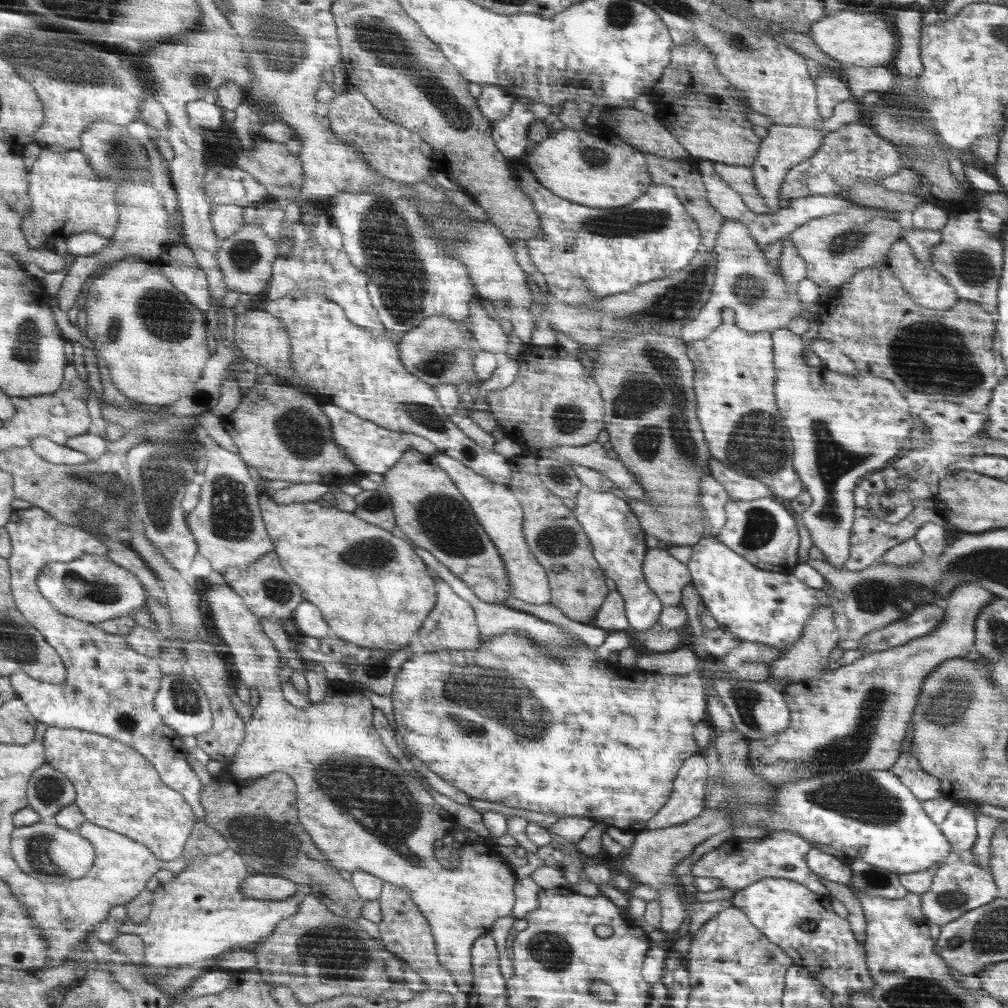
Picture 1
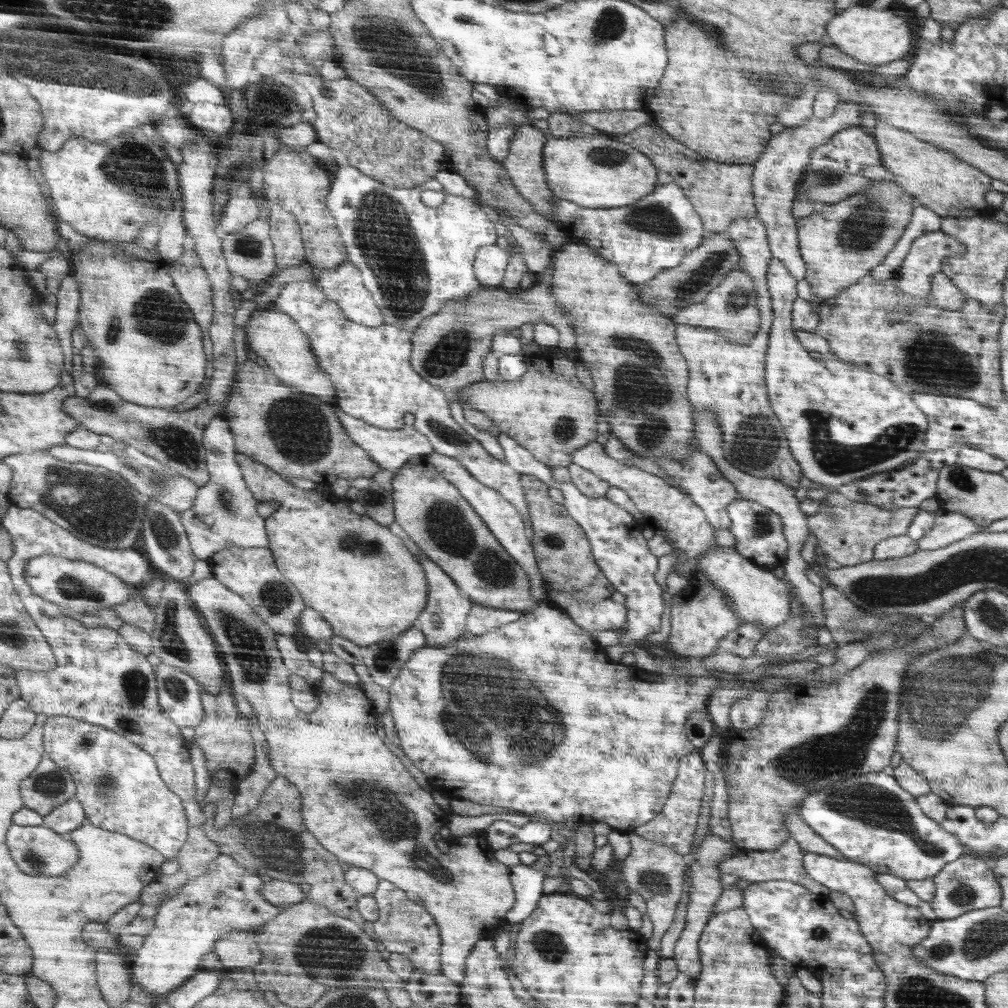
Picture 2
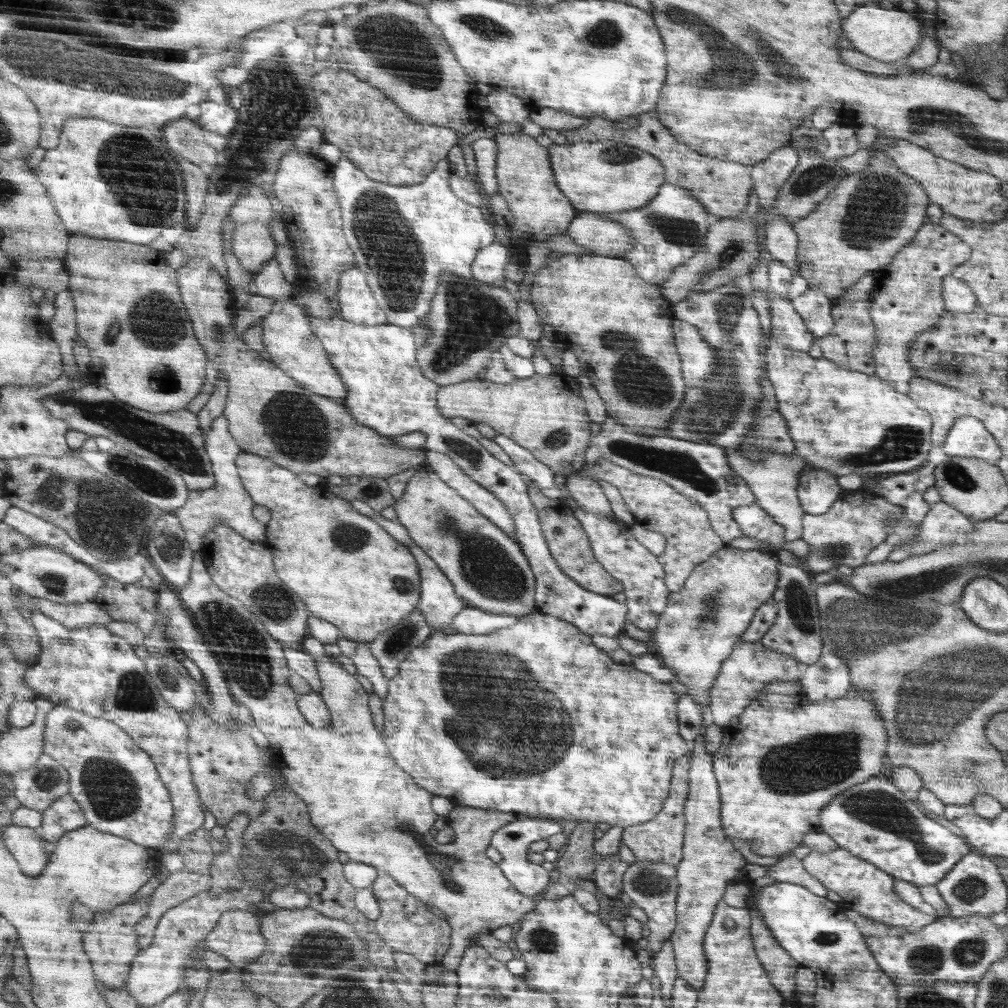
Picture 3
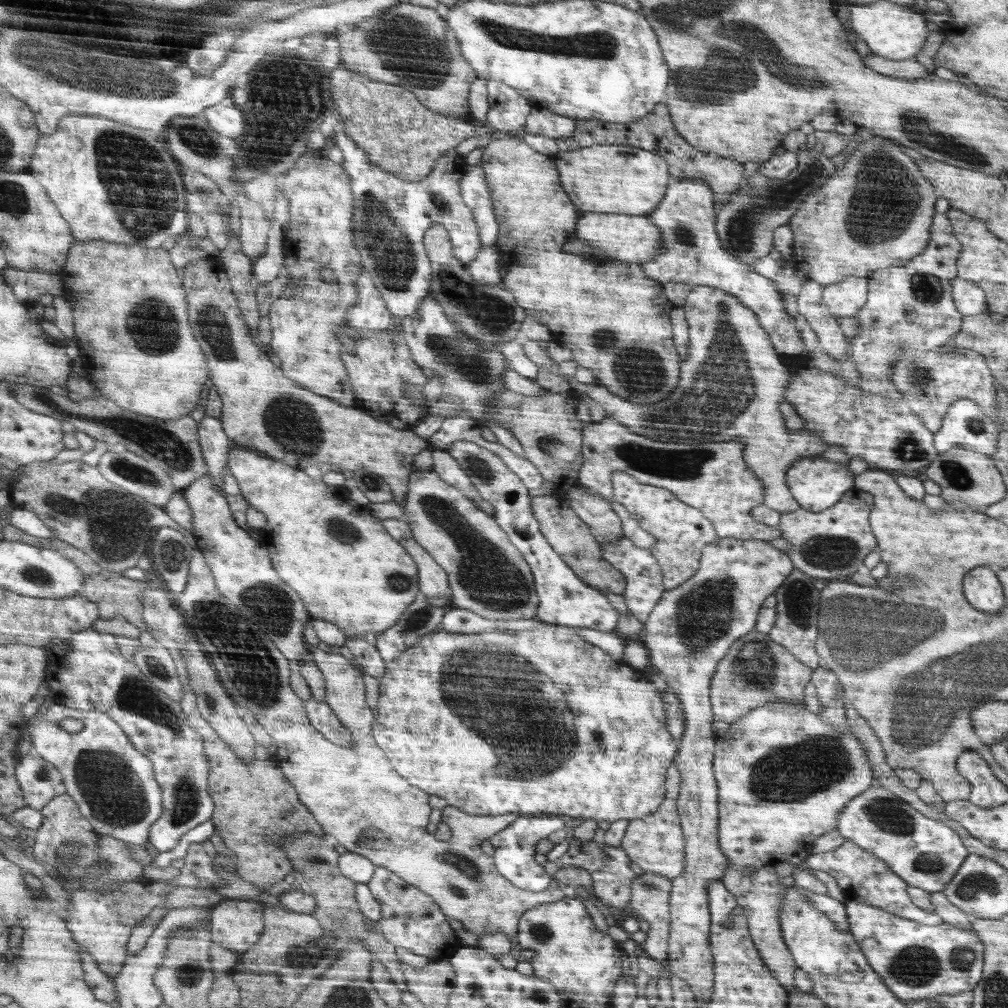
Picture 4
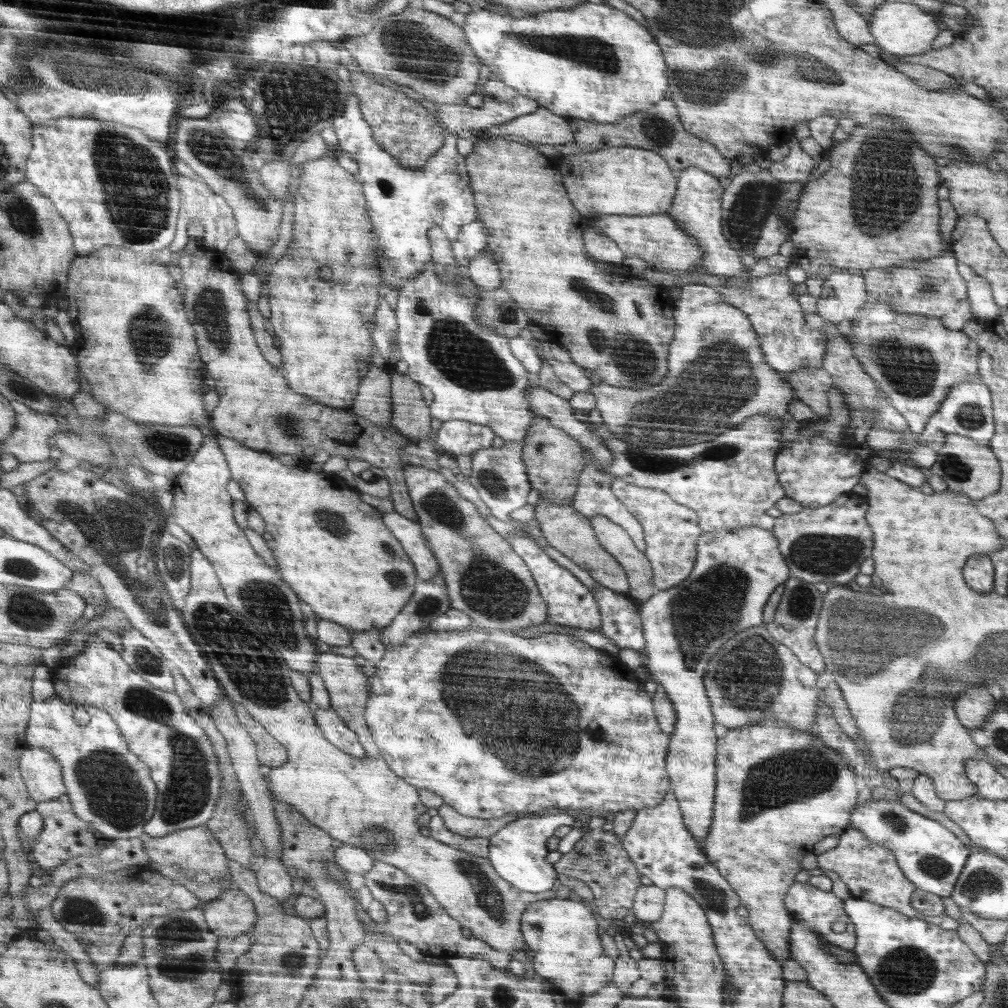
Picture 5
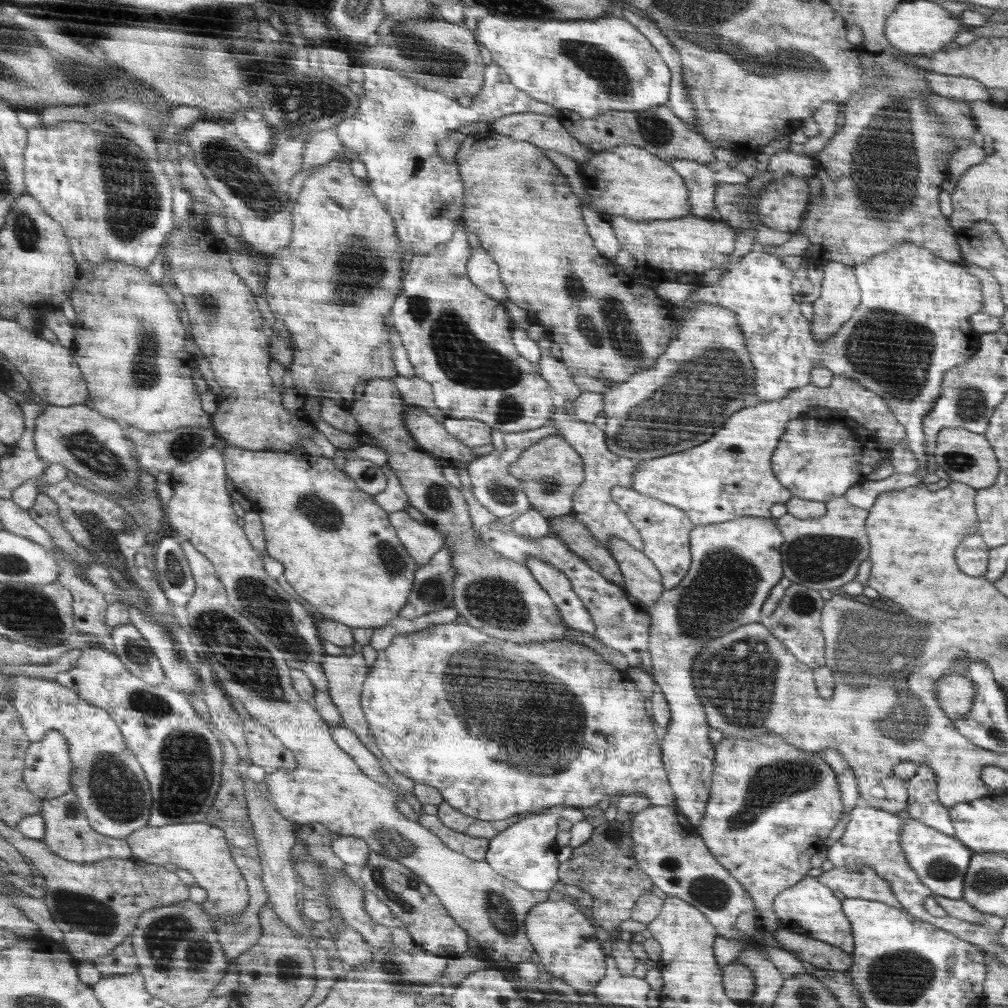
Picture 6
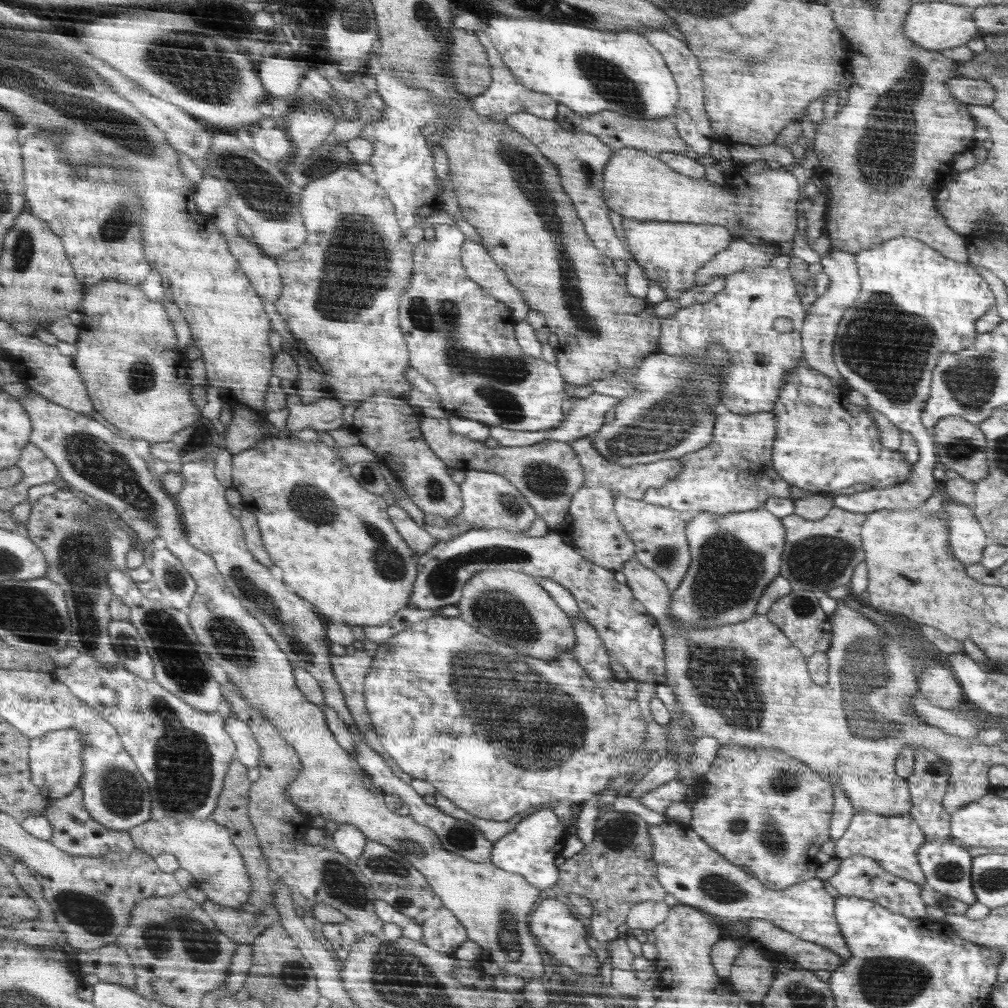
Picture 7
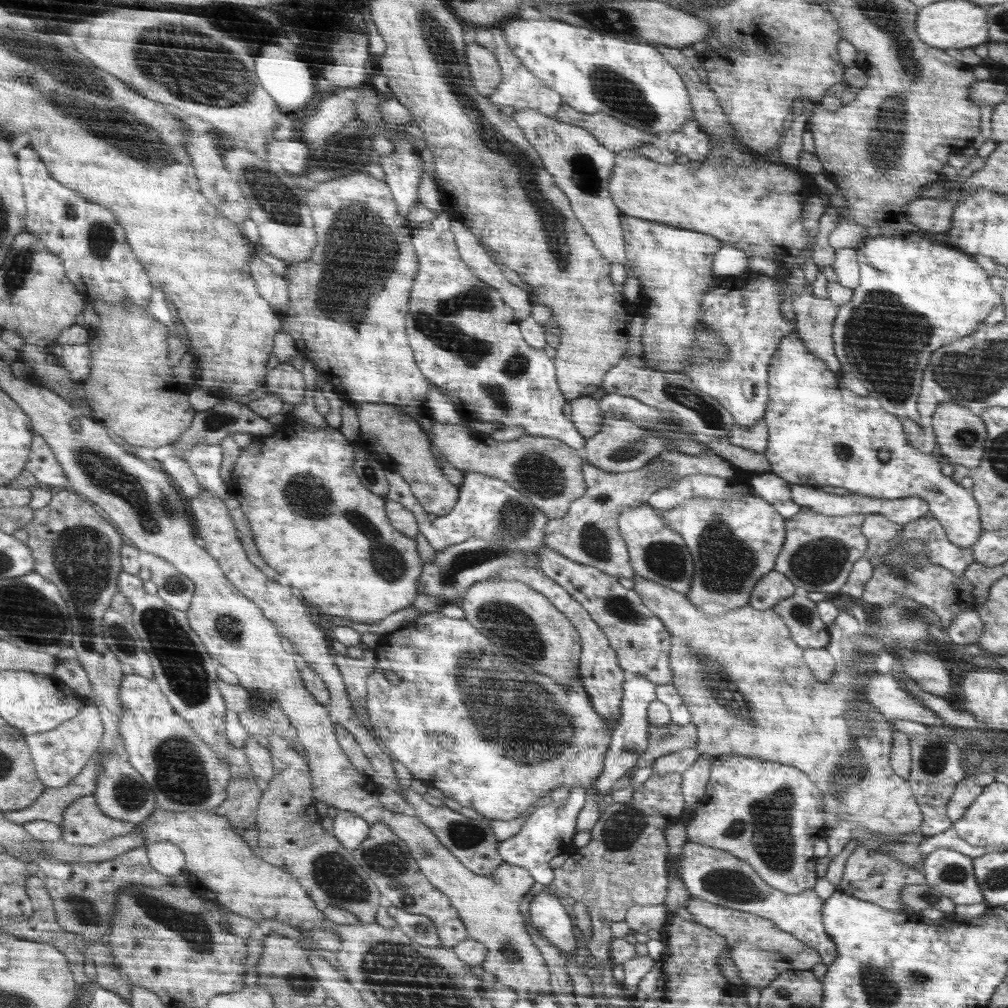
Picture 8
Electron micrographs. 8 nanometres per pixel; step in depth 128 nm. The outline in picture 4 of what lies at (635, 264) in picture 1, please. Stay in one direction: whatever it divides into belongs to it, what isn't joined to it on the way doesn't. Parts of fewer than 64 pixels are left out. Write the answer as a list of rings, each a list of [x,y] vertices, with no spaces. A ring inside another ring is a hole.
[[[685,178],[670,182],[661,204],[649,214],[650,220],[658,227],[663,247],[658,256],[641,263],[641,269],[648,278],[663,285],[706,285],[737,296],[750,310],[758,314],[762,327],[768,332],[769,339],[779,355],[806,353],[796,320],[785,309],[775,283],[756,273],[752,266],[734,258],[732,252],[721,246],[716,227],[717,211],[713,189],[703,180]]]

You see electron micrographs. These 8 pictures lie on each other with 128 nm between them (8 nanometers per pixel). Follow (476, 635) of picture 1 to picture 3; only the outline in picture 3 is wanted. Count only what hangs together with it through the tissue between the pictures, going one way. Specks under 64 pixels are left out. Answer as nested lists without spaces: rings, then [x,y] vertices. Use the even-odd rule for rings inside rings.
[[[352,500],[351,505],[358,513],[368,516],[378,523],[391,537],[394,537],[396,541],[408,547],[412,552],[421,575],[421,598],[417,610],[422,613],[424,620],[428,623],[428,626],[433,628],[434,632],[448,632],[448,630],[451,630],[451,622],[466,608],[466,602],[457,594],[450,578],[440,569],[437,562],[434,562],[434,559],[431,559],[429,555],[413,541],[409,531],[406,530],[405,526],[402,526],[402,523],[400,523],[397,518],[392,520],[386,519],[380,512],[376,513],[375,510],[372,510],[372,508],[370,508],[366,502],[362,502],[362,500]]]

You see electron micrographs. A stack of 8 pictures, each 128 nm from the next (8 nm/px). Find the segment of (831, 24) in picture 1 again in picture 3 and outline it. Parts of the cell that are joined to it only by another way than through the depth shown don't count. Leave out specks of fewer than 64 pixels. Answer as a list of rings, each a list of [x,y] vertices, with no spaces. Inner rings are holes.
[[[874,2],[861,4],[842,21],[843,36],[848,38],[854,50],[888,63],[905,59],[919,47],[918,42],[922,38],[920,28],[920,22],[909,12],[902,12],[902,9],[886,10],[882,4]]]

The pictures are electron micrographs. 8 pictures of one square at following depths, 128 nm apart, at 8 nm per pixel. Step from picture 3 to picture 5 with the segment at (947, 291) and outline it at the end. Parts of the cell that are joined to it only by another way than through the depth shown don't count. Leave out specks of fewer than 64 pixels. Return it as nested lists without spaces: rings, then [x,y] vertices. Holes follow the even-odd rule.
[[[957,263],[958,272],[967,284],[967,299],[974,318],[996,318],[1000,316],[999,306],[994,302],[990,283],[976,274],[967,264]]]

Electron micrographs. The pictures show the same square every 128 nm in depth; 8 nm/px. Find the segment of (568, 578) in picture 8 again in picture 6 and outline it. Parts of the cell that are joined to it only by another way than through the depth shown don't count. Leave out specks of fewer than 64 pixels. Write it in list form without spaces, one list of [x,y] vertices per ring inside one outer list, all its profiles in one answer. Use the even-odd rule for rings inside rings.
[[[482,527],[482,542],[492,547],[499,558],[524,563],[528,557],[542,559],[560,569],[574,586],[574,590],[582,598],[582,602],[590,610],[591,617],[596,623],[593,634],[599,642],[610,648],[620,650],[632,668],[640,668],[651,672],[653,668],[652,655],[649,653],[649,631],[652,629],[652,619],[649,617],[648,607],[631,595],[624,587],[610,582],[604,575],[589,566],[577,554],[567,549],[567,546],[555,534],[545,535],[537,540],[524,539],[514,533],[502,533],[489,527]],[[444,544],[429,564],[419,566],[409,602],[397,613],[397,617],[412,621],[425,614],[450,607],[453,604],[454,575],[451,548]]]

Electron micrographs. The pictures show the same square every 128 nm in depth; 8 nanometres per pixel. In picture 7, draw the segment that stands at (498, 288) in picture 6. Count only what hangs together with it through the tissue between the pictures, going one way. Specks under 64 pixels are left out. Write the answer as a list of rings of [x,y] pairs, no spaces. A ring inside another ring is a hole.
[[[466,238],[462,248],[461,258],[464,261],[466,274],[478,283],[488,295],[501,300],[513,309],[518,321],[524,321],[531,308],[525,303],[521,291],[514,286],[498,265],[492,253],[476,241]]]

